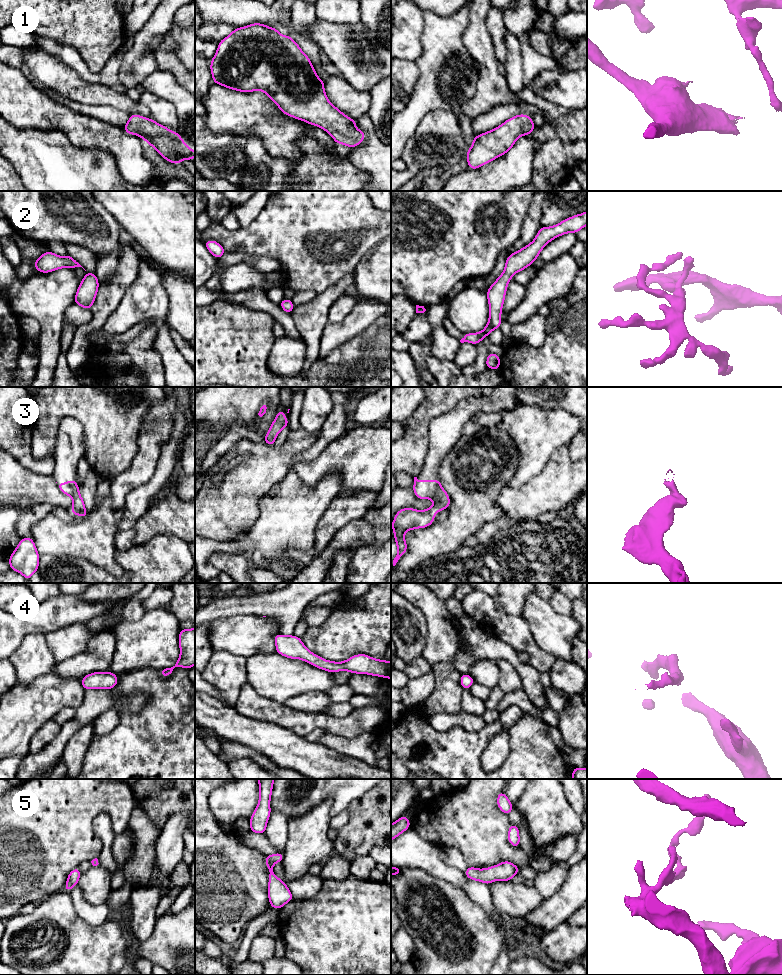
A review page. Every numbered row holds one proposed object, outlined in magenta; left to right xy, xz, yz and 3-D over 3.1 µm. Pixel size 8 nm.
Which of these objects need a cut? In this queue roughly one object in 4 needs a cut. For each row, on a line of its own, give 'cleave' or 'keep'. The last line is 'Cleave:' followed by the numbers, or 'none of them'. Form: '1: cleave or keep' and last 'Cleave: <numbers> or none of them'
1: keep
2: keep
3: keep
4: keep
5: keep
Cleave: none of them

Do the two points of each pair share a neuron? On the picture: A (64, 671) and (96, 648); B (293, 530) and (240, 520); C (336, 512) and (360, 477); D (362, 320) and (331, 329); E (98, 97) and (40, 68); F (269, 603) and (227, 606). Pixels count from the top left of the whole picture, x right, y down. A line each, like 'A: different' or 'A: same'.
A: same
B: different
C: different
D: same
E: same
F: same

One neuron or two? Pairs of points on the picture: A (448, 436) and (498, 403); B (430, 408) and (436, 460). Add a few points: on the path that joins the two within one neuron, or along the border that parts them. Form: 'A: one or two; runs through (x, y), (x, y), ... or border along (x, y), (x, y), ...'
A: one; runs through (455, 422), (472, 405), (484, 403)
B: two; border along (453, 409), (431, 421), (428, 427), (428, 443)

